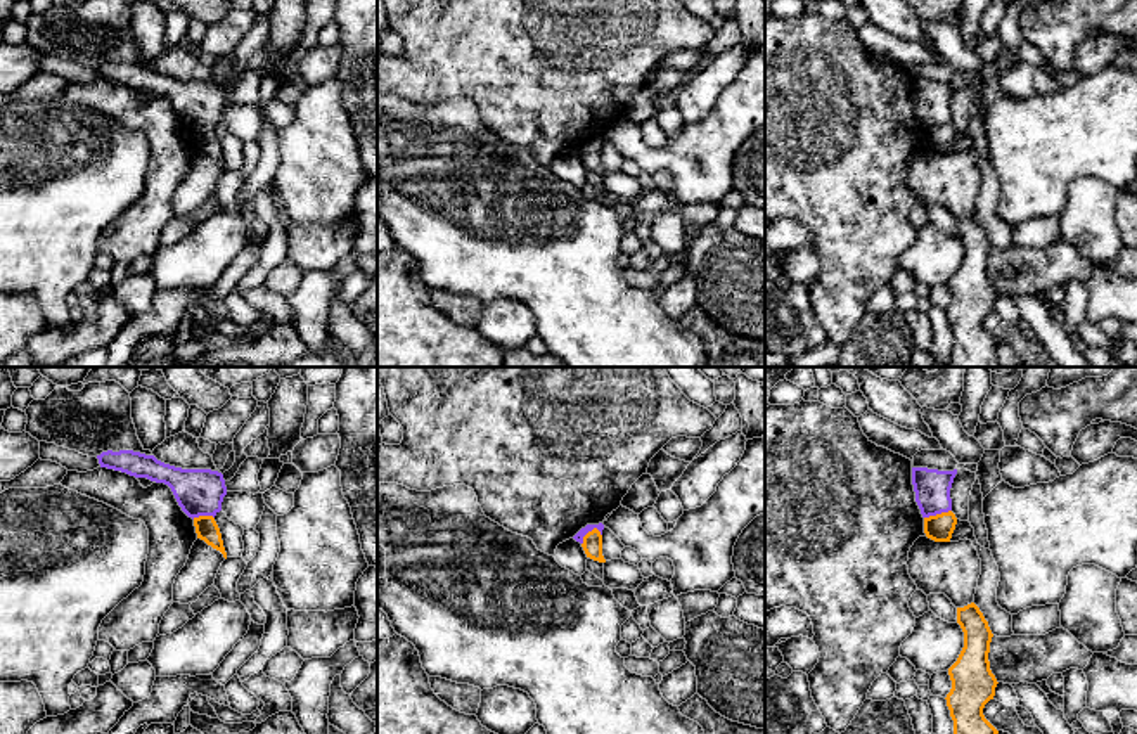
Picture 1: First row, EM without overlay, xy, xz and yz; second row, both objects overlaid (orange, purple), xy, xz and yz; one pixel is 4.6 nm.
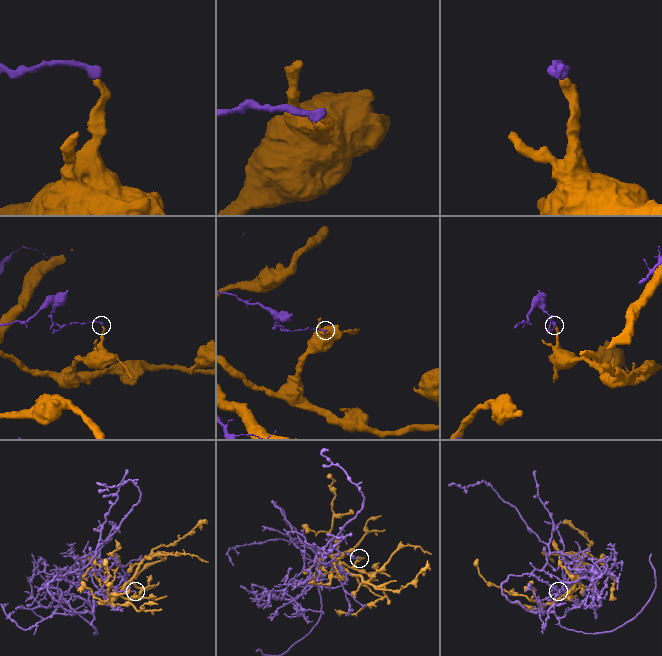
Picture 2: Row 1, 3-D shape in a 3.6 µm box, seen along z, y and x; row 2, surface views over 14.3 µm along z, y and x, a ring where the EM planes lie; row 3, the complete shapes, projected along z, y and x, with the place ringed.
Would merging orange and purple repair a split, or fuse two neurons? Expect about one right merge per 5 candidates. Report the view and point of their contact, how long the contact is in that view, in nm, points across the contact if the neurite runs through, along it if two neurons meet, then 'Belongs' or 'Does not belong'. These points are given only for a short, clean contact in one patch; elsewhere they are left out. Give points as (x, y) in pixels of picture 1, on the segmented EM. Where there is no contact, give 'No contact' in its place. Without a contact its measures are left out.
Touches orange at xz (589, 532). Shared border 110 nm. Boundary: xz (601, 532), (592, 528), (582, 544). Does not belong

